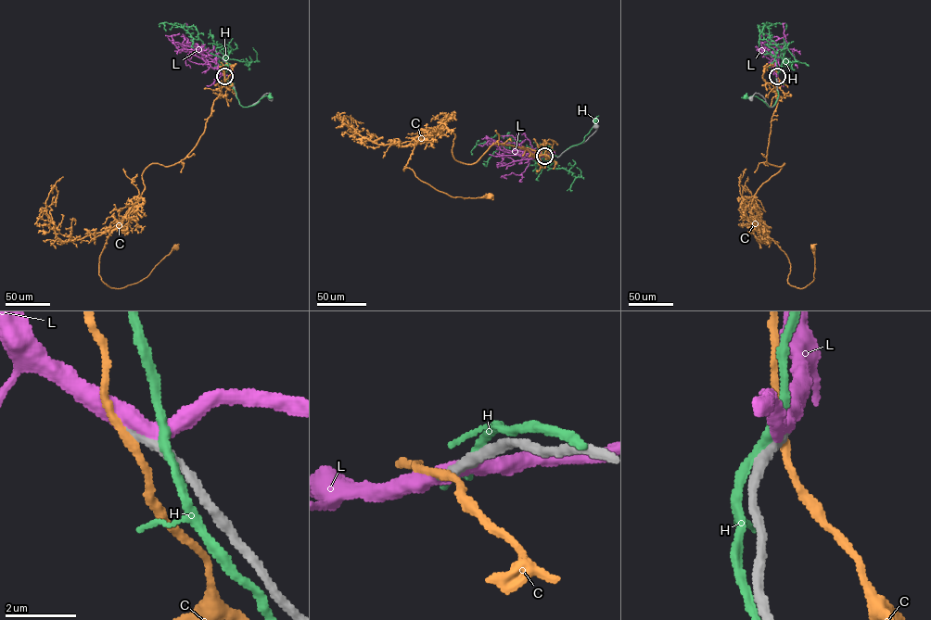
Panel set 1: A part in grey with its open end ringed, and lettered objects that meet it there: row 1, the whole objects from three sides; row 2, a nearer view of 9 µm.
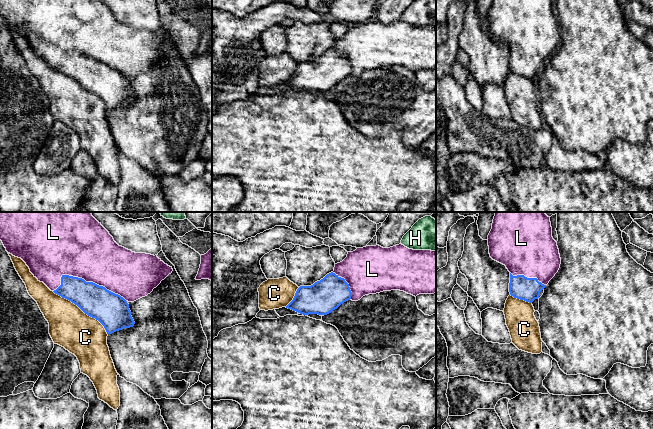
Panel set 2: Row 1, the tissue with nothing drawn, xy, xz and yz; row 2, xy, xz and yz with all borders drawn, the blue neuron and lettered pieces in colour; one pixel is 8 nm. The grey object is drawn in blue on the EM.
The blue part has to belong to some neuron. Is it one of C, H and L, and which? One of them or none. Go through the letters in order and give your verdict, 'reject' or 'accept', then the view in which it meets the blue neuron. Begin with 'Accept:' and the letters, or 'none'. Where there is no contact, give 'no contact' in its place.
Accept: L
C: reject; contact in xy
H: reject; no contact
L: accept; contact in xy

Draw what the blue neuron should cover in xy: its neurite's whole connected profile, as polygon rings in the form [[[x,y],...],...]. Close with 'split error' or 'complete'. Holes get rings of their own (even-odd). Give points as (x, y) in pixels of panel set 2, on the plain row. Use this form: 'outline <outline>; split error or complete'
outline [[[0,0],[0,16],[8,29],[26,39],[38,57],[98,96],[107,110],[133,103],[128,79],[150,70],[173,47],[157,31],[135,29],[119,22],[101,0]]]; split error

